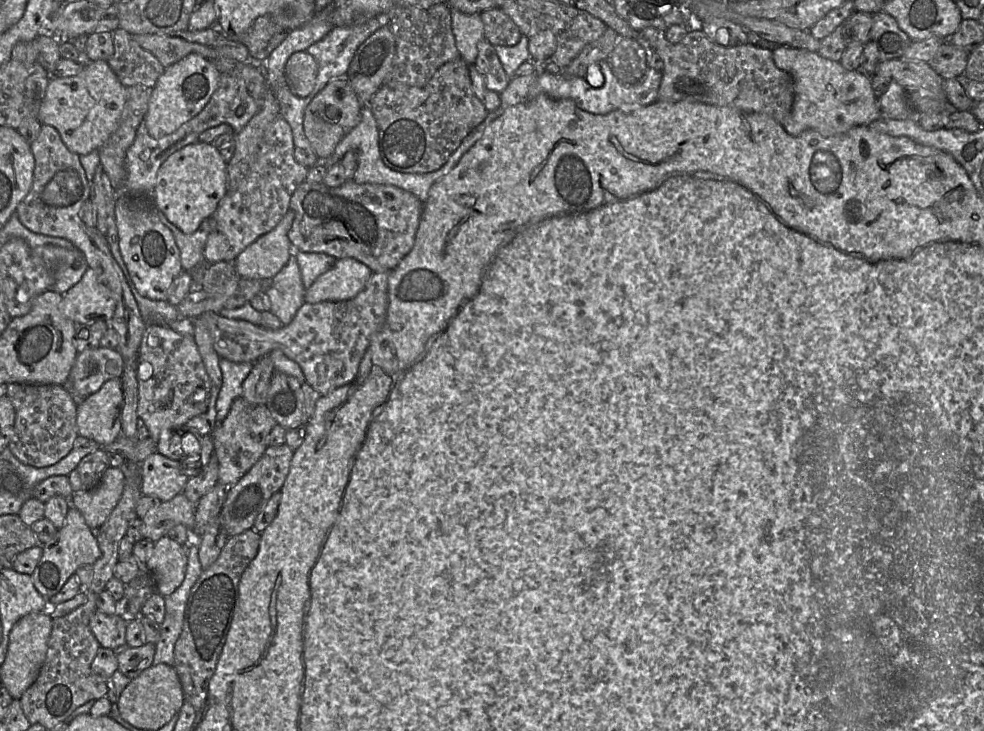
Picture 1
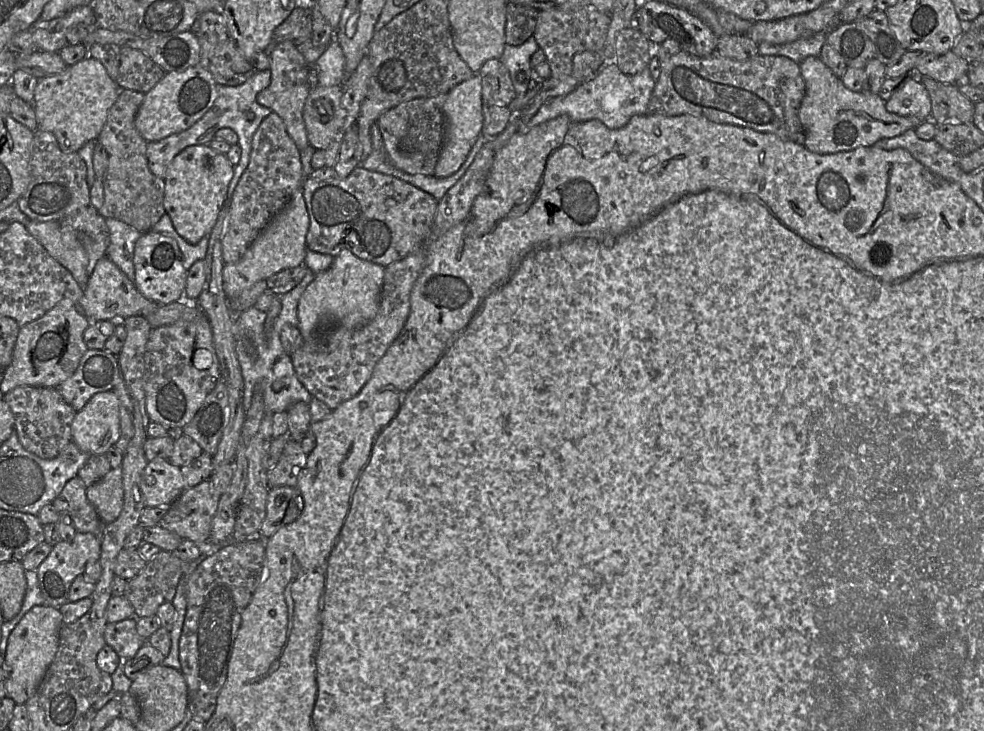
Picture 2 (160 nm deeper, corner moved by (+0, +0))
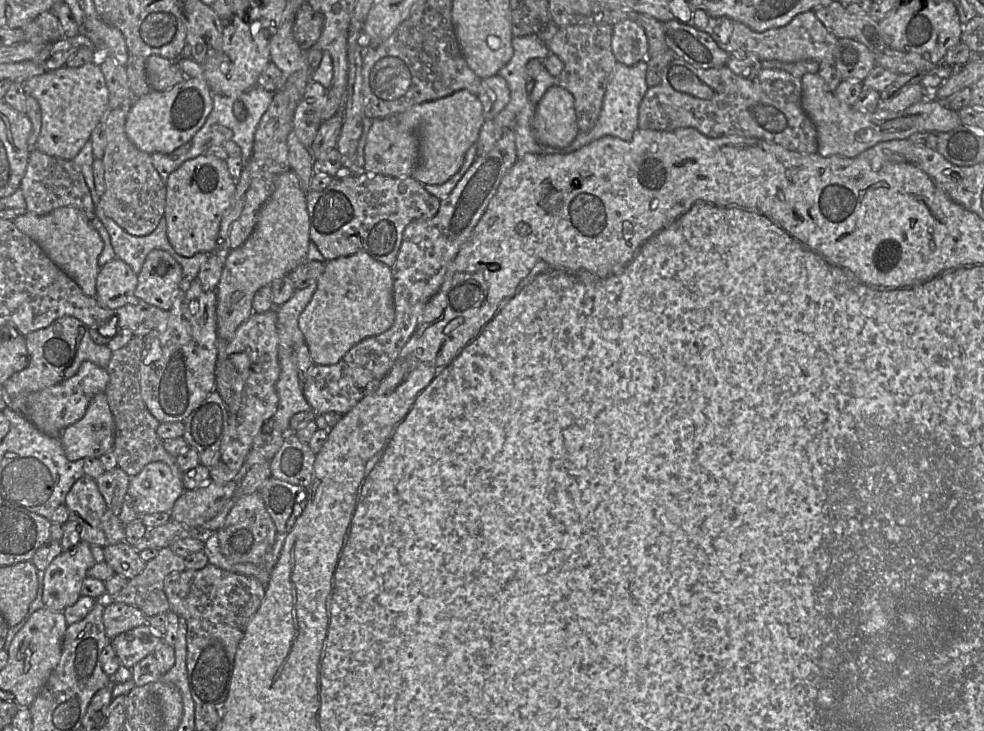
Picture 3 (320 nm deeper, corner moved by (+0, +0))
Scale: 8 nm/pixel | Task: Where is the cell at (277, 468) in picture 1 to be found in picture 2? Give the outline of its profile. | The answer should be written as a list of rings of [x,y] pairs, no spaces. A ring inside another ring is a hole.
[[[288,439],[277,464],[266,471],[269,489],[277,486],[296,487],[300,472],[306,465],[307,455],[300,441]]]

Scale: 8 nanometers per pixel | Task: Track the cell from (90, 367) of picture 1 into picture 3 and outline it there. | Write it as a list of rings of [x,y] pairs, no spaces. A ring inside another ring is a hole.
[[[84,361],[71,378],[43,390],[9,398],[7,406],[26,417],[41,433],[60,439],[65,428],[83,418],[92,398],[105,392],[108,382],[109,374],[106,369]]]

